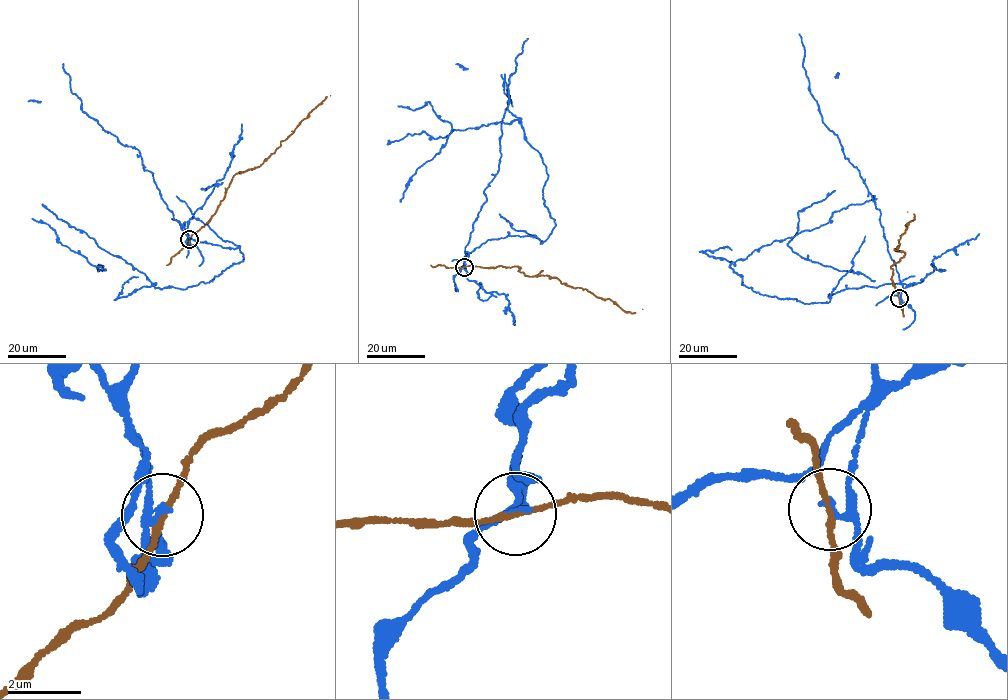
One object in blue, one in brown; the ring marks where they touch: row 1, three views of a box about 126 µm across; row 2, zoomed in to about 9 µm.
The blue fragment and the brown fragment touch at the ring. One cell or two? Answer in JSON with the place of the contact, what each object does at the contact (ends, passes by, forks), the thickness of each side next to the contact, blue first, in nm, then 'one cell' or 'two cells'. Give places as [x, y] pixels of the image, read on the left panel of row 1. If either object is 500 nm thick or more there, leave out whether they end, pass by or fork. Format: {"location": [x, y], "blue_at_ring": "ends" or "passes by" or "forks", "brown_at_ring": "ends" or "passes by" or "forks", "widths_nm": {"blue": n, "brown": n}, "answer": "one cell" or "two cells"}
{"location": [189, 239], "blue_at_ring": "passes by", "brown_at_ring": "passes by", "widths_nm": {"blue": 140, "brown": 120}, "answer": "two cells"}

